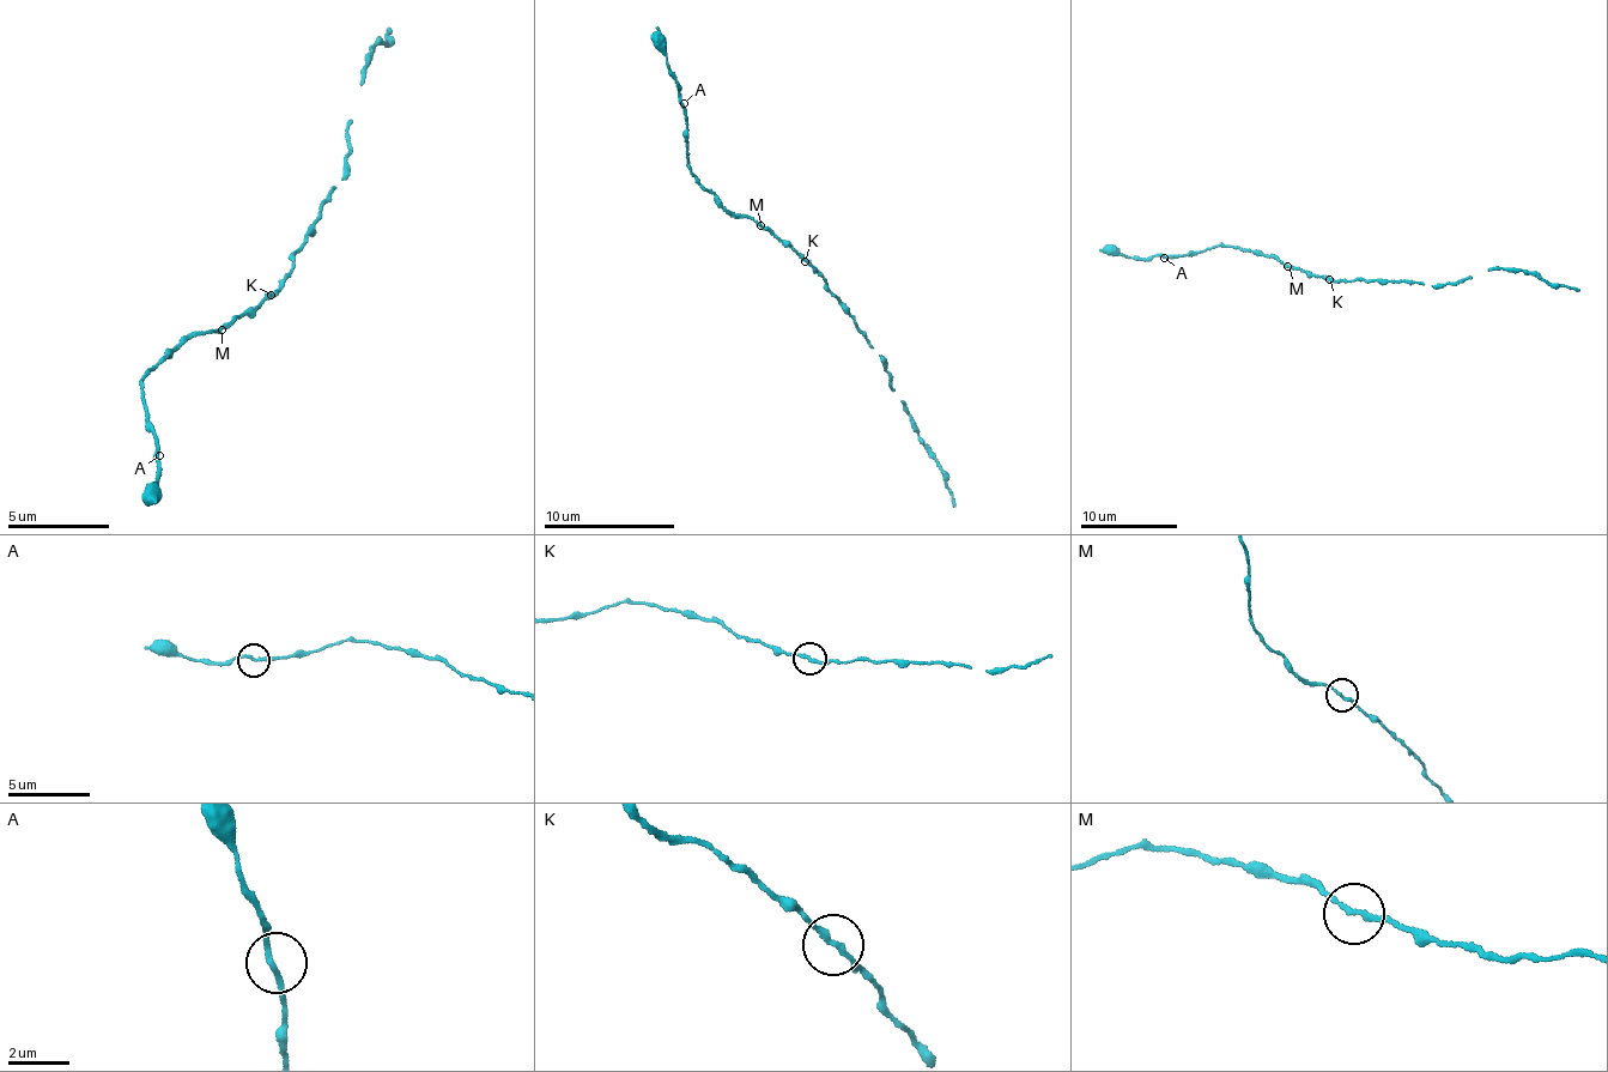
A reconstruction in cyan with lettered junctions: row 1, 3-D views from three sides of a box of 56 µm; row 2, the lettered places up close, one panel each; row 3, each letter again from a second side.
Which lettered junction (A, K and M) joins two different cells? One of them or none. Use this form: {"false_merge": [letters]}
{"false_merge": []}

